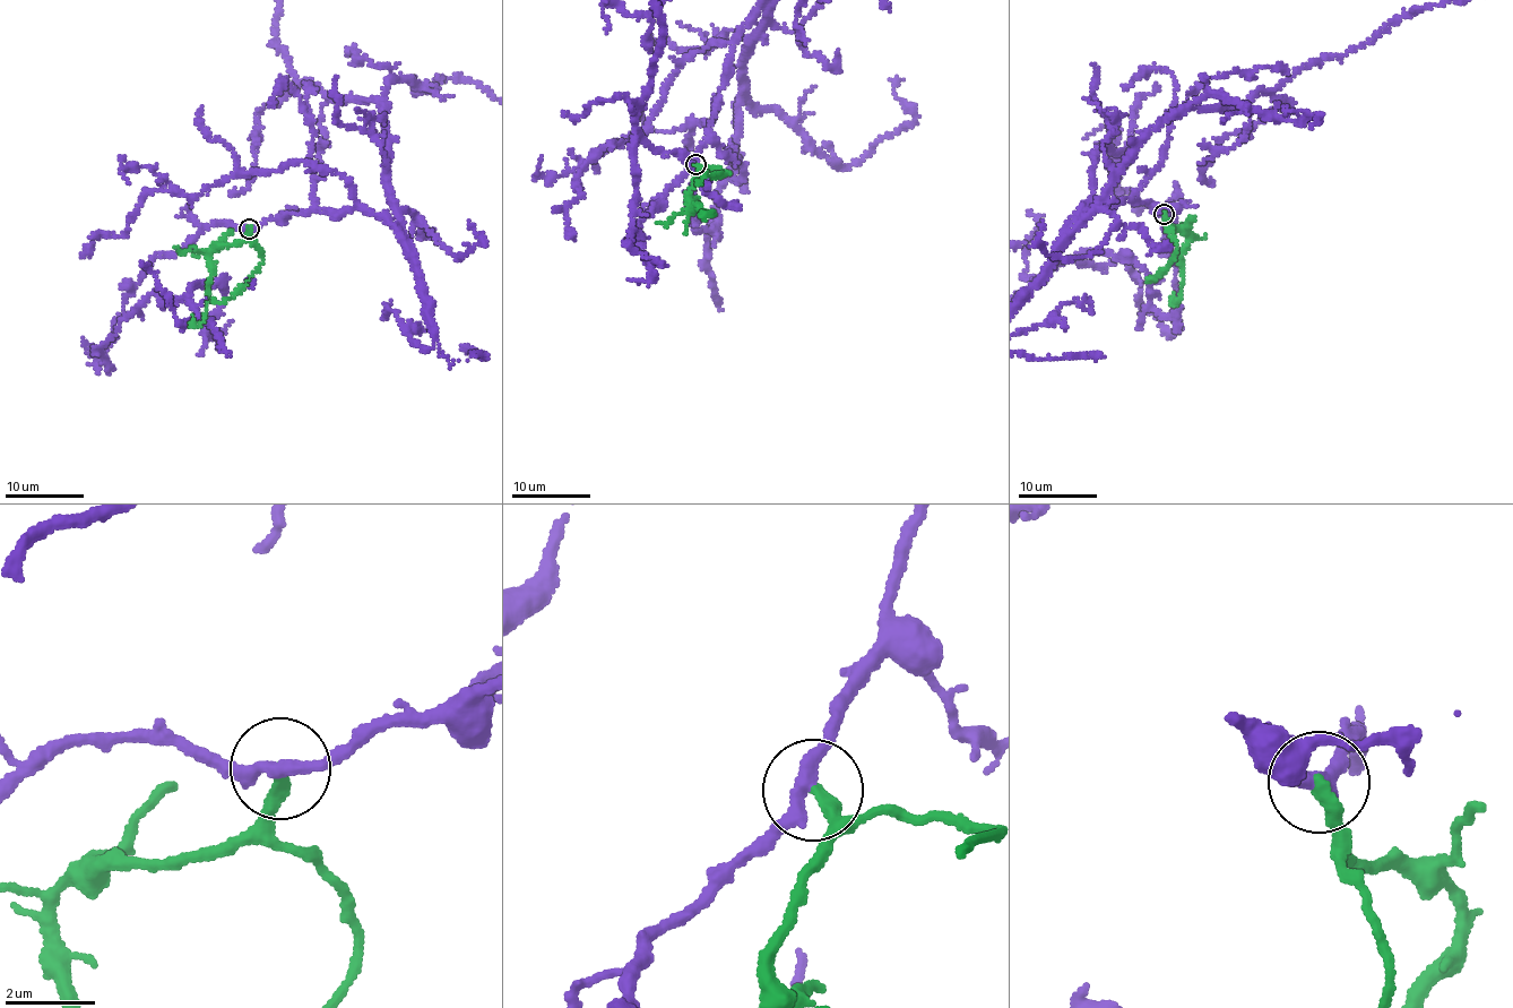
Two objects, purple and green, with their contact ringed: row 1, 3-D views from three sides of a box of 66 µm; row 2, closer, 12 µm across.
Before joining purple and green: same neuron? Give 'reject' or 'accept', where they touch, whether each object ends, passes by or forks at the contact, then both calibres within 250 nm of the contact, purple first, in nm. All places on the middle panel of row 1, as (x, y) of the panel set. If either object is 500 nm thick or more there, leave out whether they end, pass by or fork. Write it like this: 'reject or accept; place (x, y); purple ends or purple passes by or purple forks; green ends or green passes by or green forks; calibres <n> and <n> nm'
reject; place (696, 164); purple passes by; green ends; calibres 320 and 320 nm

